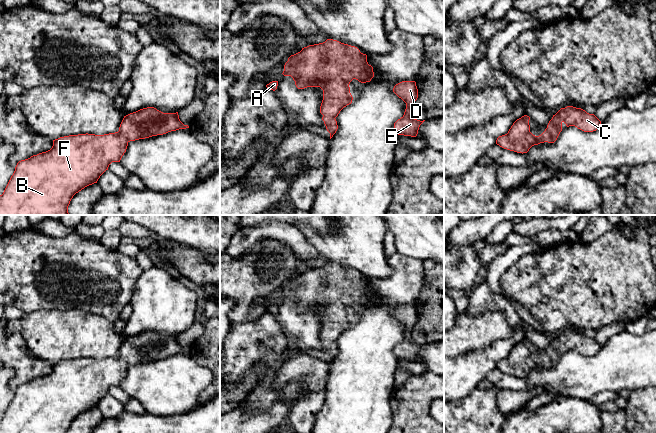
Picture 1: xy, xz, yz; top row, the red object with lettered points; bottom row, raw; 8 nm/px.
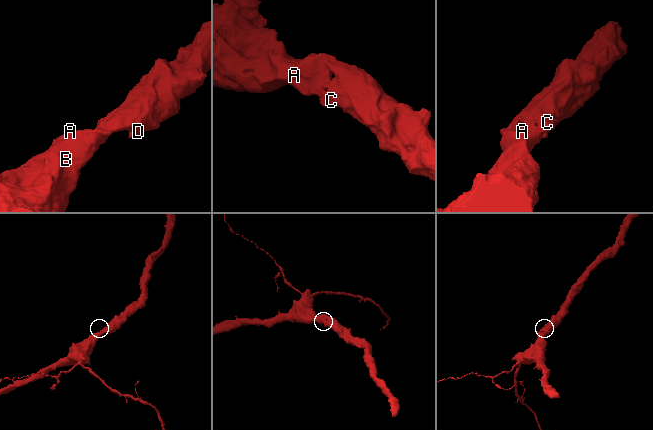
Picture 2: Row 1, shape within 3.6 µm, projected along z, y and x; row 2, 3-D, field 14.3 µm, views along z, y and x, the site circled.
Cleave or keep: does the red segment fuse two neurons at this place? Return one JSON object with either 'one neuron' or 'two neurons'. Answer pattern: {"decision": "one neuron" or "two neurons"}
{"decision": "one neuron"}

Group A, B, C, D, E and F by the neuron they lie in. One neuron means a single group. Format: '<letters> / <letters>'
A B C D E F

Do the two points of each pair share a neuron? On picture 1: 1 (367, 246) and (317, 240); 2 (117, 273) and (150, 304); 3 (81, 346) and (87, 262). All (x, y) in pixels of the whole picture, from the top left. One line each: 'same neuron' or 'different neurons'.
1: same neuron
2: different neurons
3: different neurons

